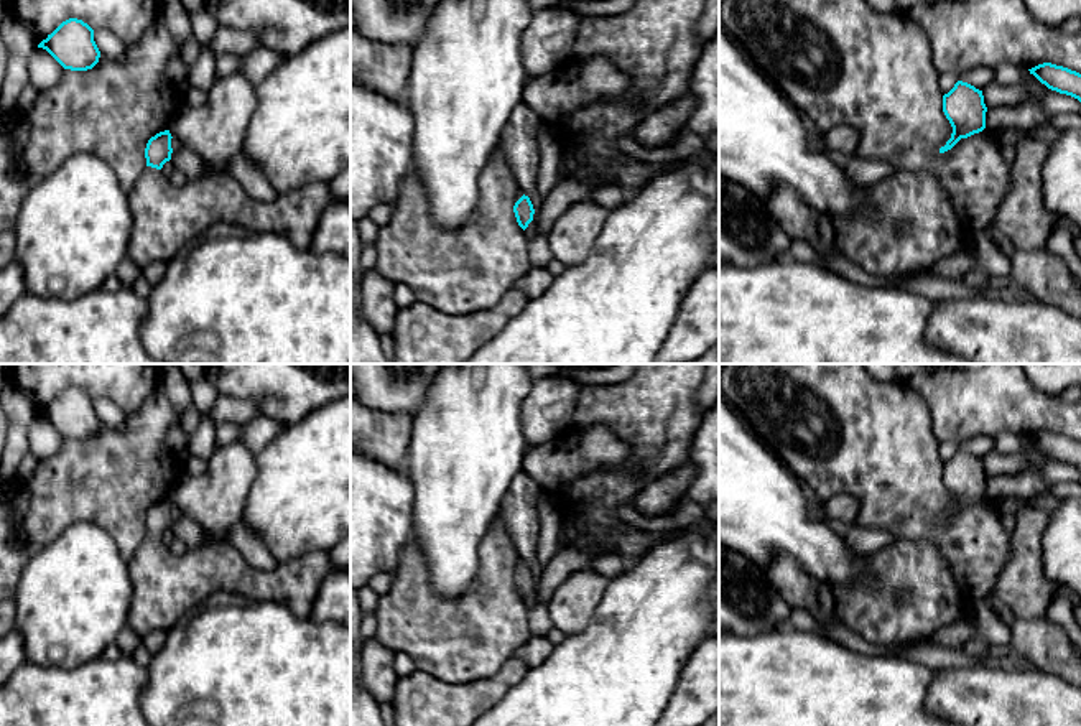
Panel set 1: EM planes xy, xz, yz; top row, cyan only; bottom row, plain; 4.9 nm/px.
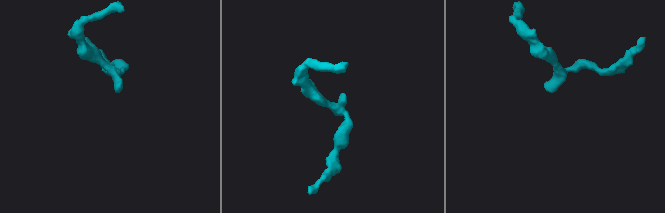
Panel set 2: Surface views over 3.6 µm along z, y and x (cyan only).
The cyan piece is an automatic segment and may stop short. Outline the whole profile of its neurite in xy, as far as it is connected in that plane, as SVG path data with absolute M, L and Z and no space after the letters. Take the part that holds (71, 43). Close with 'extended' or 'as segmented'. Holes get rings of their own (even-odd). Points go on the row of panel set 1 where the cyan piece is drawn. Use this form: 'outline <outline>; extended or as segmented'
outline M77 18L63 21L38 48L46 49L64 69L87 71L100 58L94 30Z; as segmented

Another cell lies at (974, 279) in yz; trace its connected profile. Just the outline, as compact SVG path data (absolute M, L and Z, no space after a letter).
M969 270L963 278L963 283L977 290L991 286L991 275L977 270Z

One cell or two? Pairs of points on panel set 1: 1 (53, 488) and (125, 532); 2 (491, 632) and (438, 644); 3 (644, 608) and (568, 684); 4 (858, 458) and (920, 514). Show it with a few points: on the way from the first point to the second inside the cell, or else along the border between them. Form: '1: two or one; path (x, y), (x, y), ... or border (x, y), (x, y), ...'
1: one; path (71, 488), (81, 488), (107, 514)
2: one; path (477, 632), (464, 639), (451, 639)
3: one; path (626, 626), (586, 665)
4: one; path (872, 466), (905, 499)

